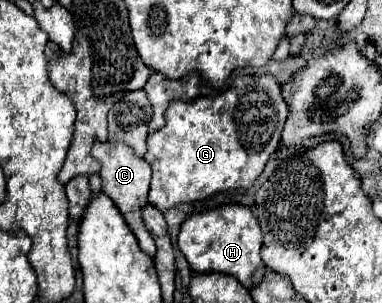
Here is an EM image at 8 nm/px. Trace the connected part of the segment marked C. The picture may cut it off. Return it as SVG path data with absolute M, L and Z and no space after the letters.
M109 140L107 142L95 142L91 154L101 164L99 174L101 174L101 180L103 180L103 192L109 194L109 198L117 204L117 208L123 214L125 222L129 224L131 232L139 240L141 250L147 252L149 256L153 256L155 254L155 244L153 244L153 238L149 236L147 228L143 226L143 218L141 218L141 208L147 202L149 180L151 180L149 162L145 162L143 158L137 158L137 154L133 154L131 146L125 146L123 142L109 142Z

